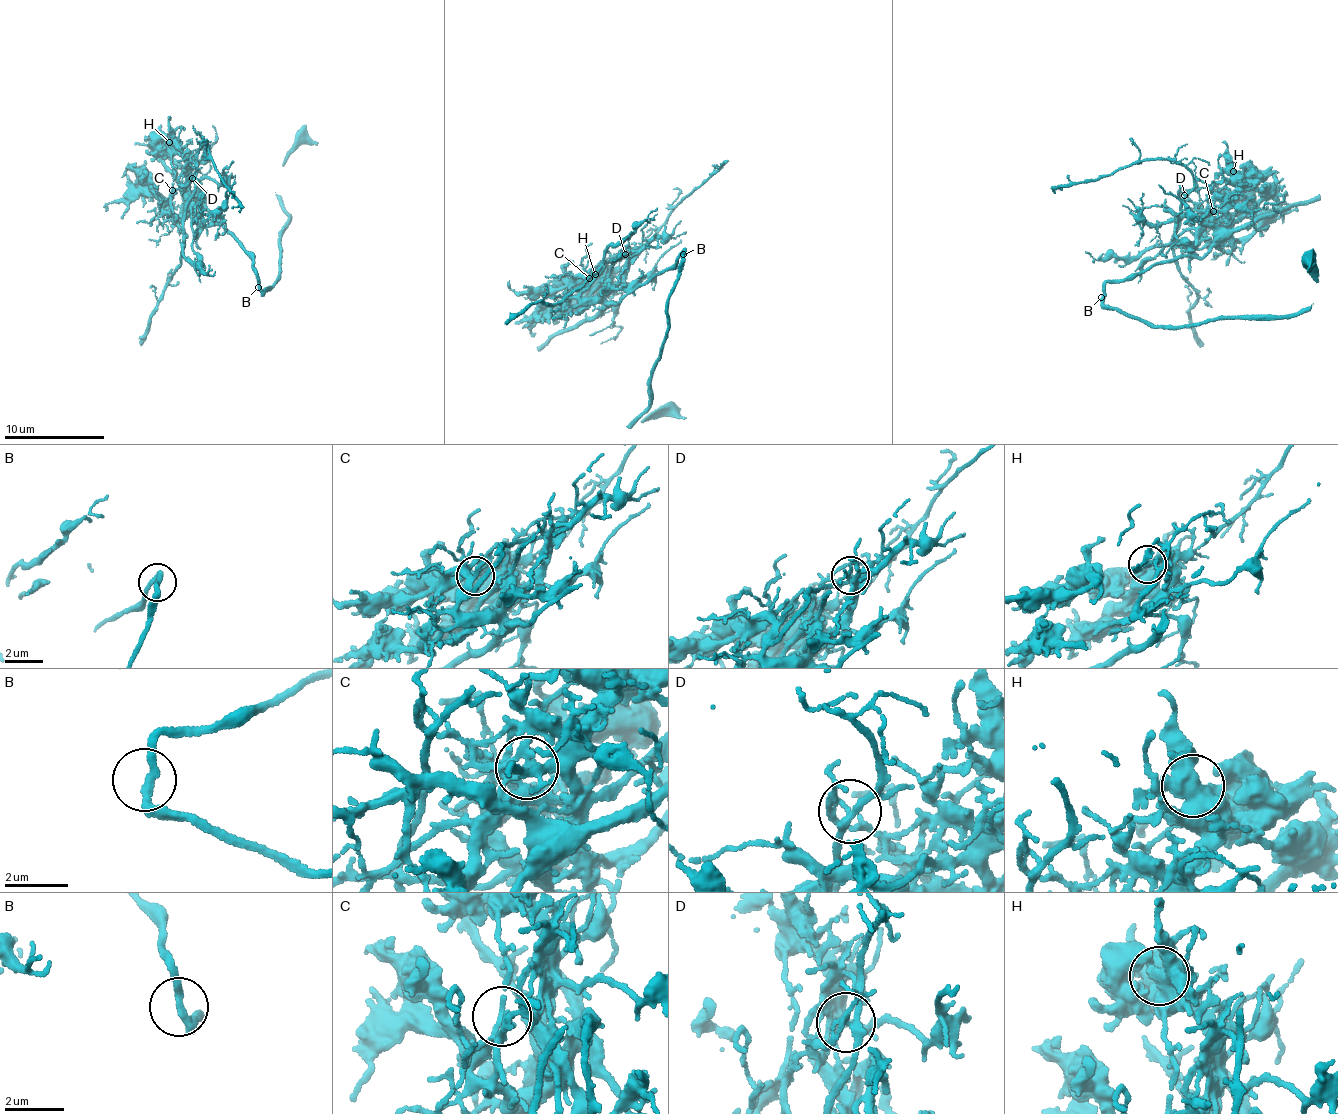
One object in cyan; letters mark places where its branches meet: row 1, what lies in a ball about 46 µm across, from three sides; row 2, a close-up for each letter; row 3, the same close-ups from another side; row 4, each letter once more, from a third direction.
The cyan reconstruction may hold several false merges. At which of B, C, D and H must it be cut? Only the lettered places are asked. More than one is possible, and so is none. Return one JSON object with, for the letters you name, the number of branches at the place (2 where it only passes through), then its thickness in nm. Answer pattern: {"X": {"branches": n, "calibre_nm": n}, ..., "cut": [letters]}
{"D": {"branches": 4, "calibre_nm": 200}, "cut": ["D"]}

